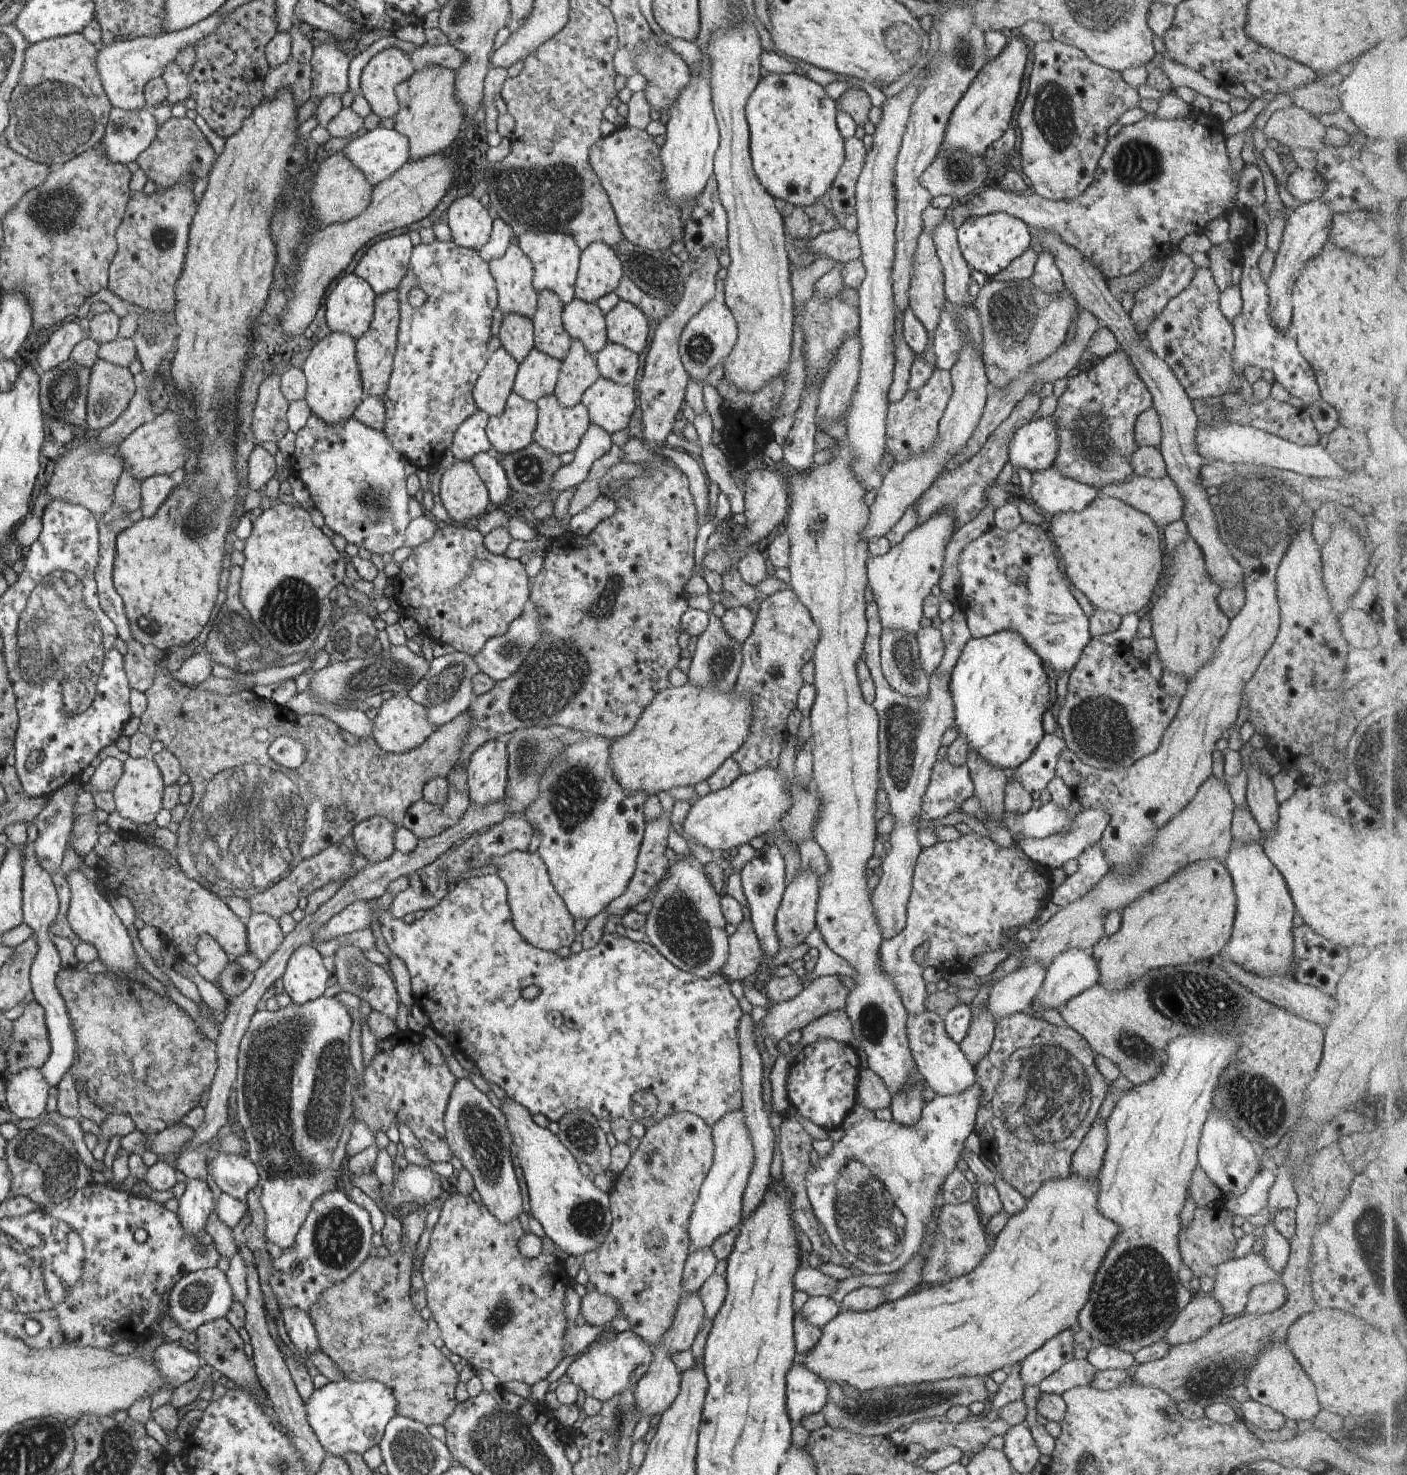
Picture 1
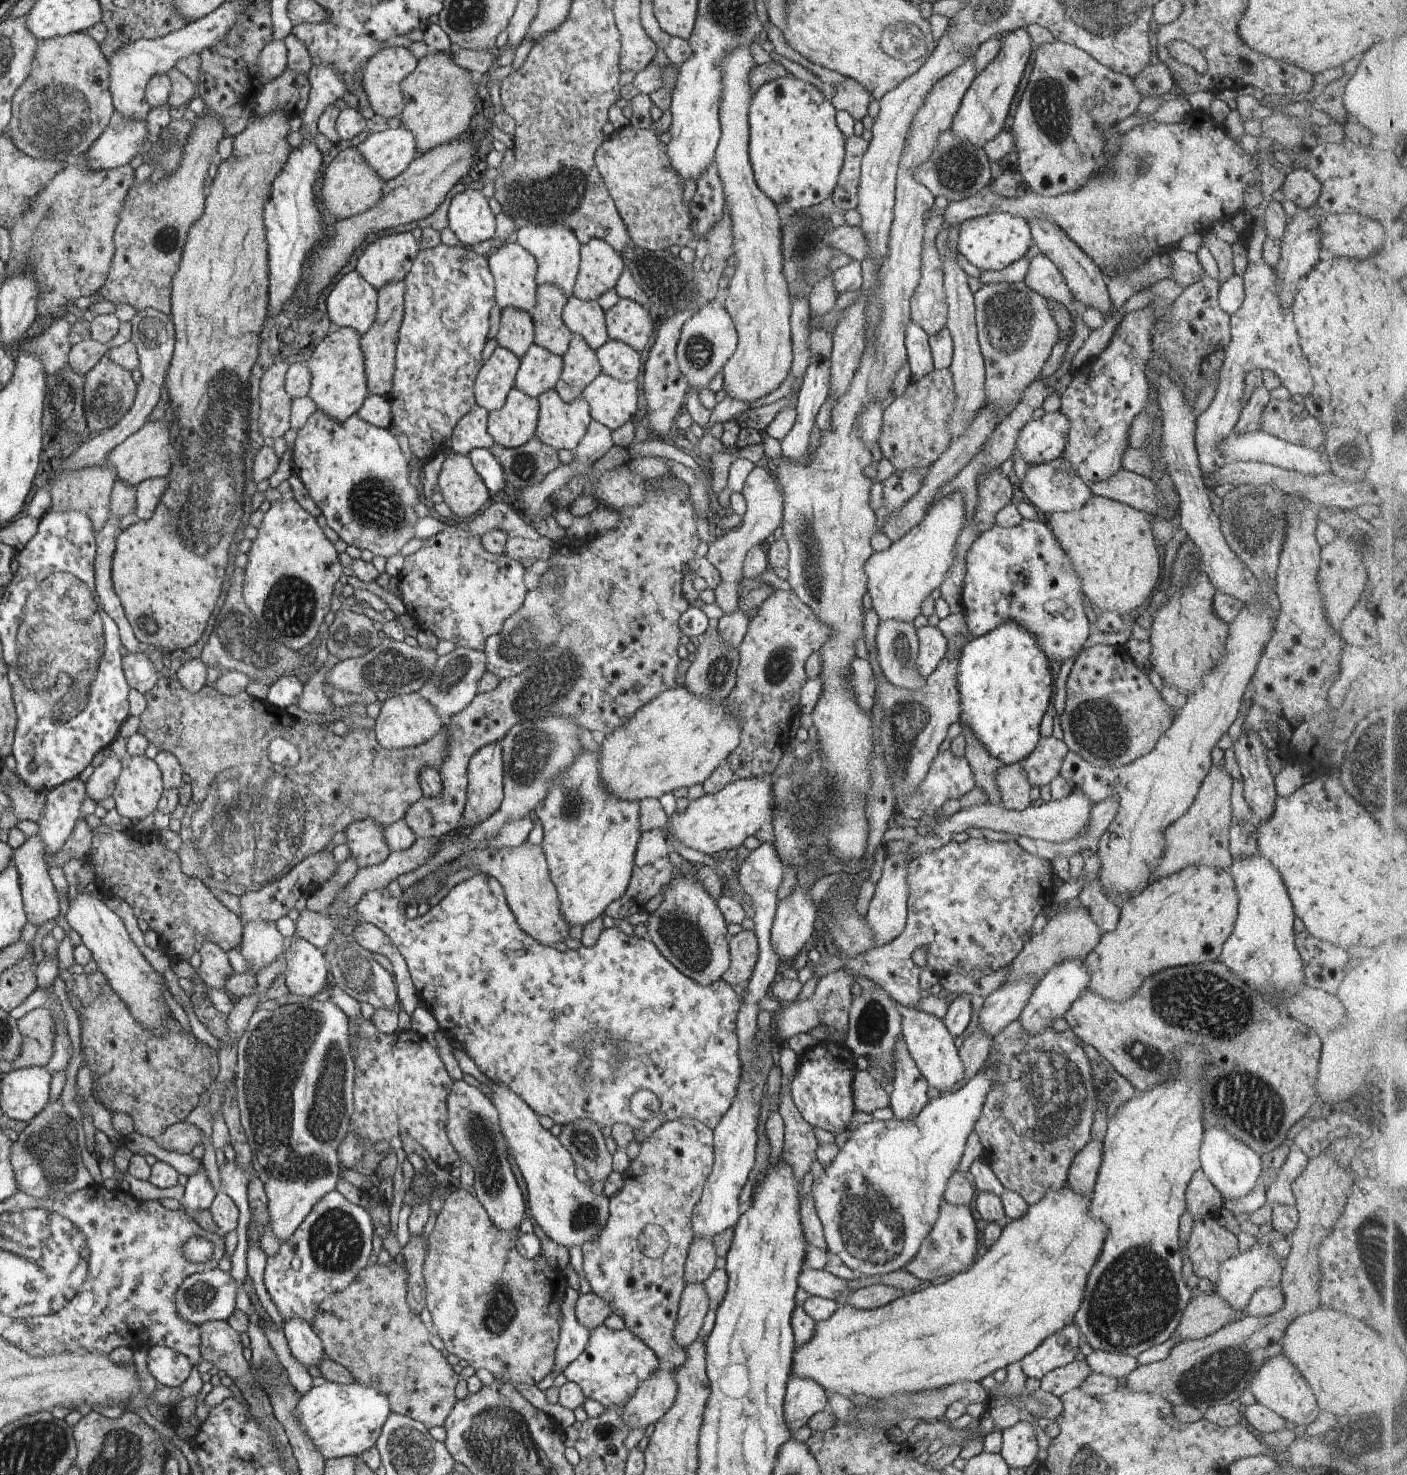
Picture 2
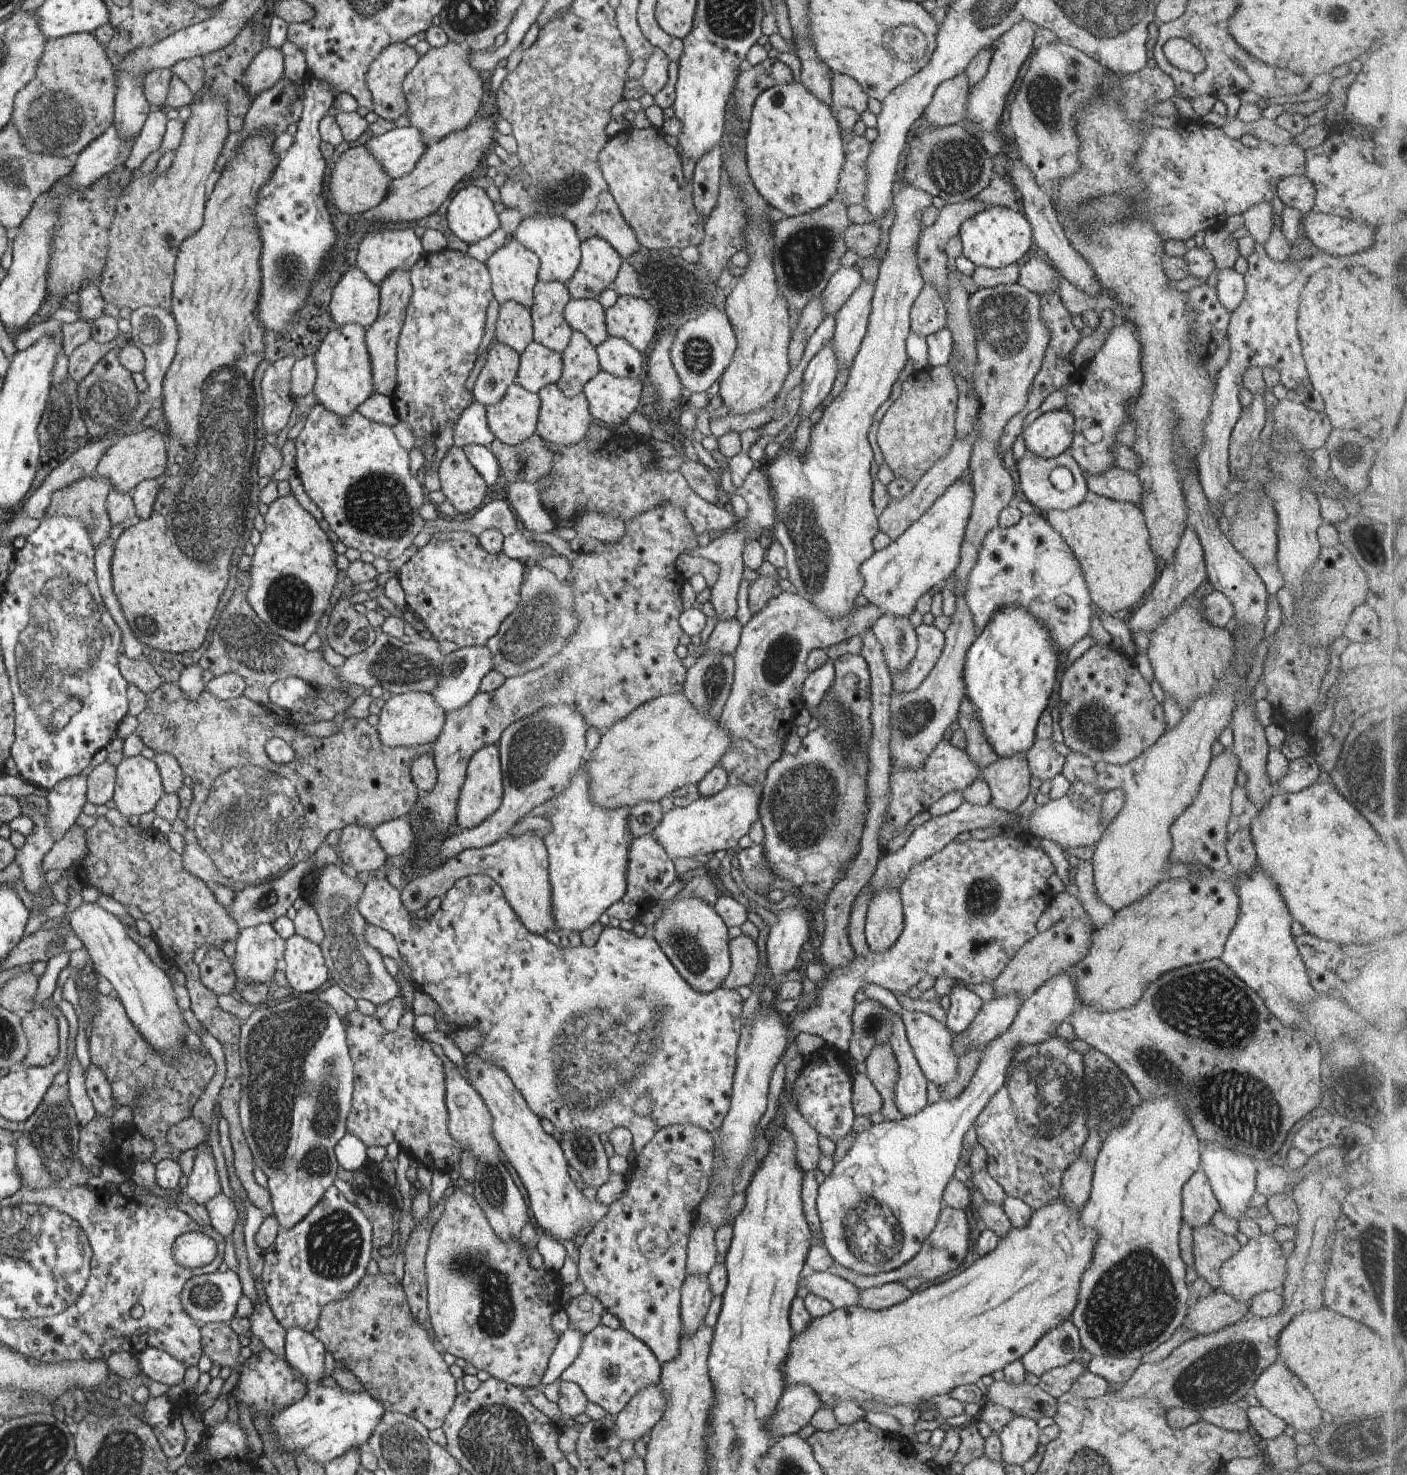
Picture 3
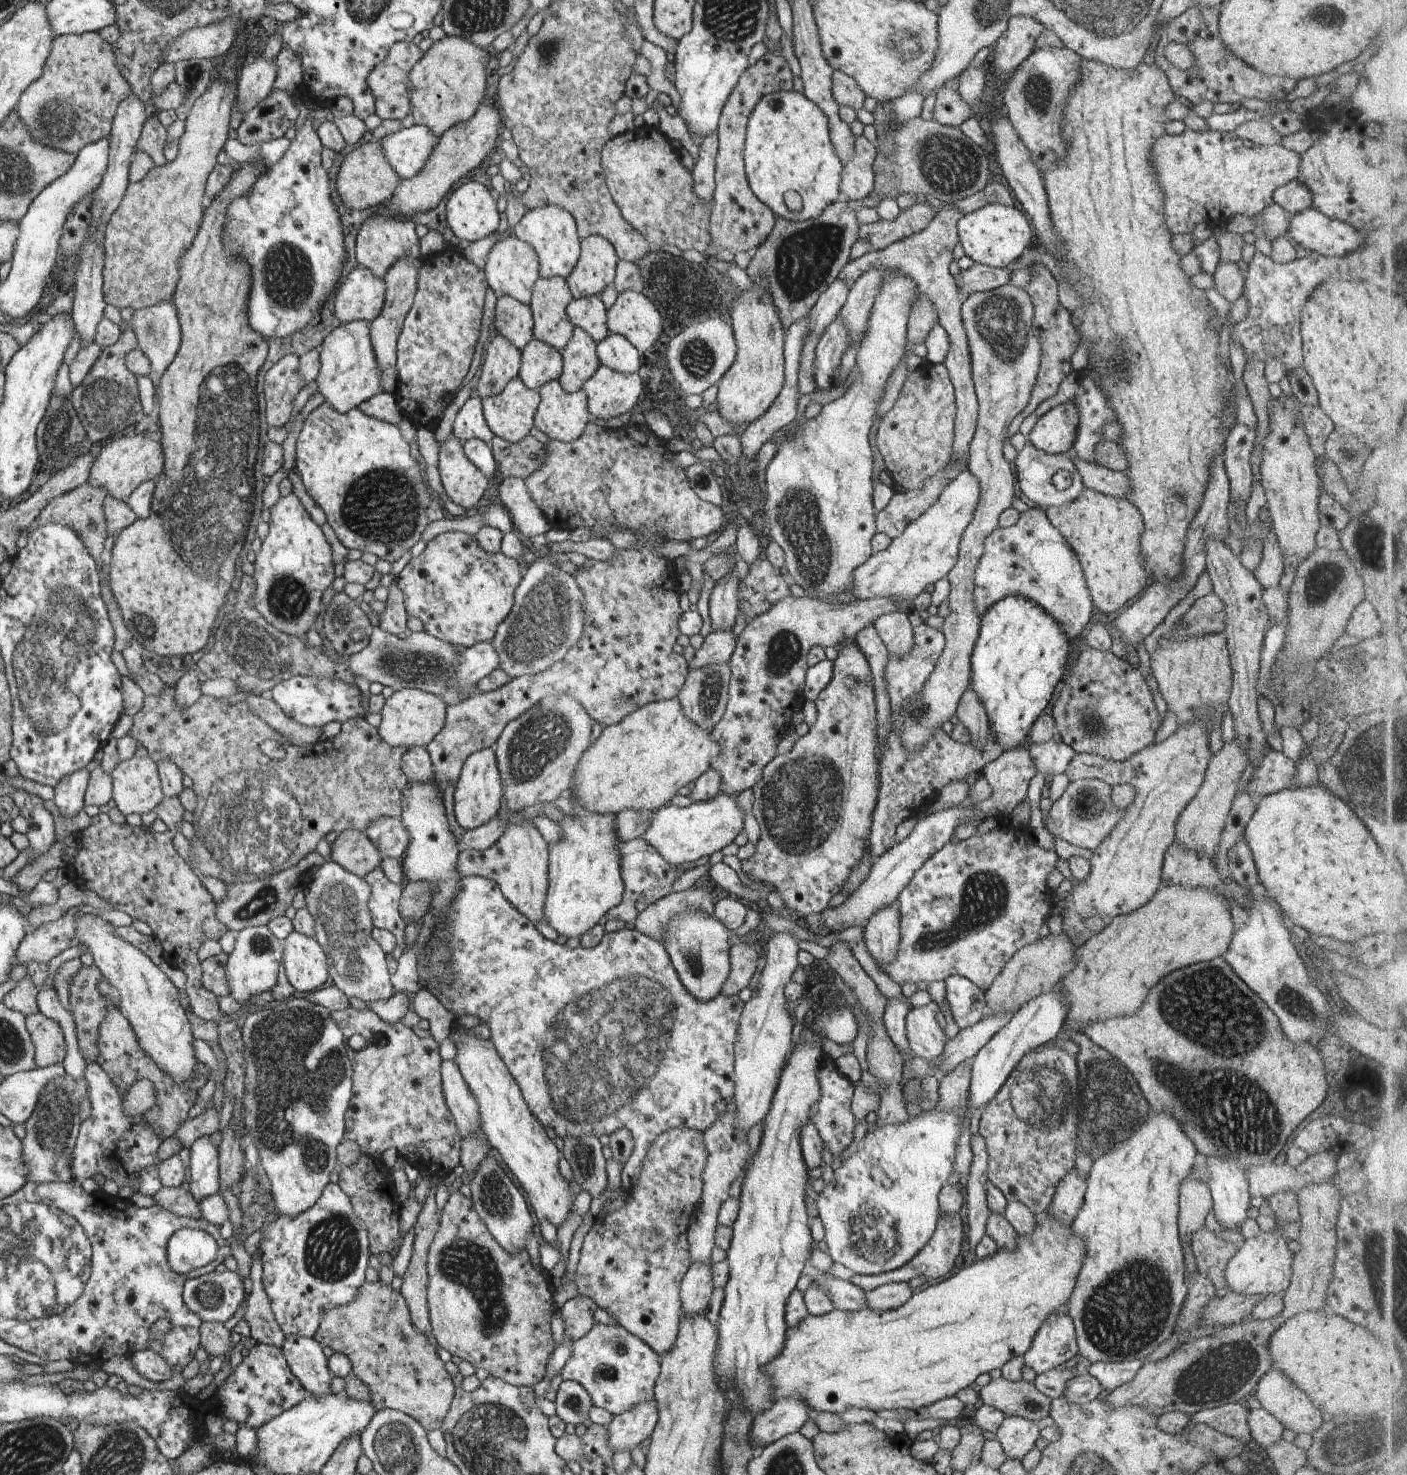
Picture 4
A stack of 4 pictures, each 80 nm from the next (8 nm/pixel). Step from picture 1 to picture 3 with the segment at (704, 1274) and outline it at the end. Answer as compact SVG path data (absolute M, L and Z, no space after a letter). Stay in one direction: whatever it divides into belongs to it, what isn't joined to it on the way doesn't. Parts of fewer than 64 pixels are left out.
M709 1223L693 1224L686 1244L686 1274L707 1274L715 1264L714 1228Z

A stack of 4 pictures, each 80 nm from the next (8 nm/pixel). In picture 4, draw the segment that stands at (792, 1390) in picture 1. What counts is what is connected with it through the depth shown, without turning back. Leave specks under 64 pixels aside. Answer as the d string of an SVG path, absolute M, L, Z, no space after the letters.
M787 1396L773 1401L769 1408L753 1417L748 1431L754 1453L783 1436L798 1433L812 1411L803 1398Z

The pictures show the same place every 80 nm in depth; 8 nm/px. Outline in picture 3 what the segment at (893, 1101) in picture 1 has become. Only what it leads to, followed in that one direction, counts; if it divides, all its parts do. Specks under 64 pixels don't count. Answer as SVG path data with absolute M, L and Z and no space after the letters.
M897 1012L891 1013L890 1016L890 1037L888 1042L898 1064L894 1104L905 1118L910 1117L927 1105L927 1080L918 1067L912 1048L906 1039L904 1024Z

